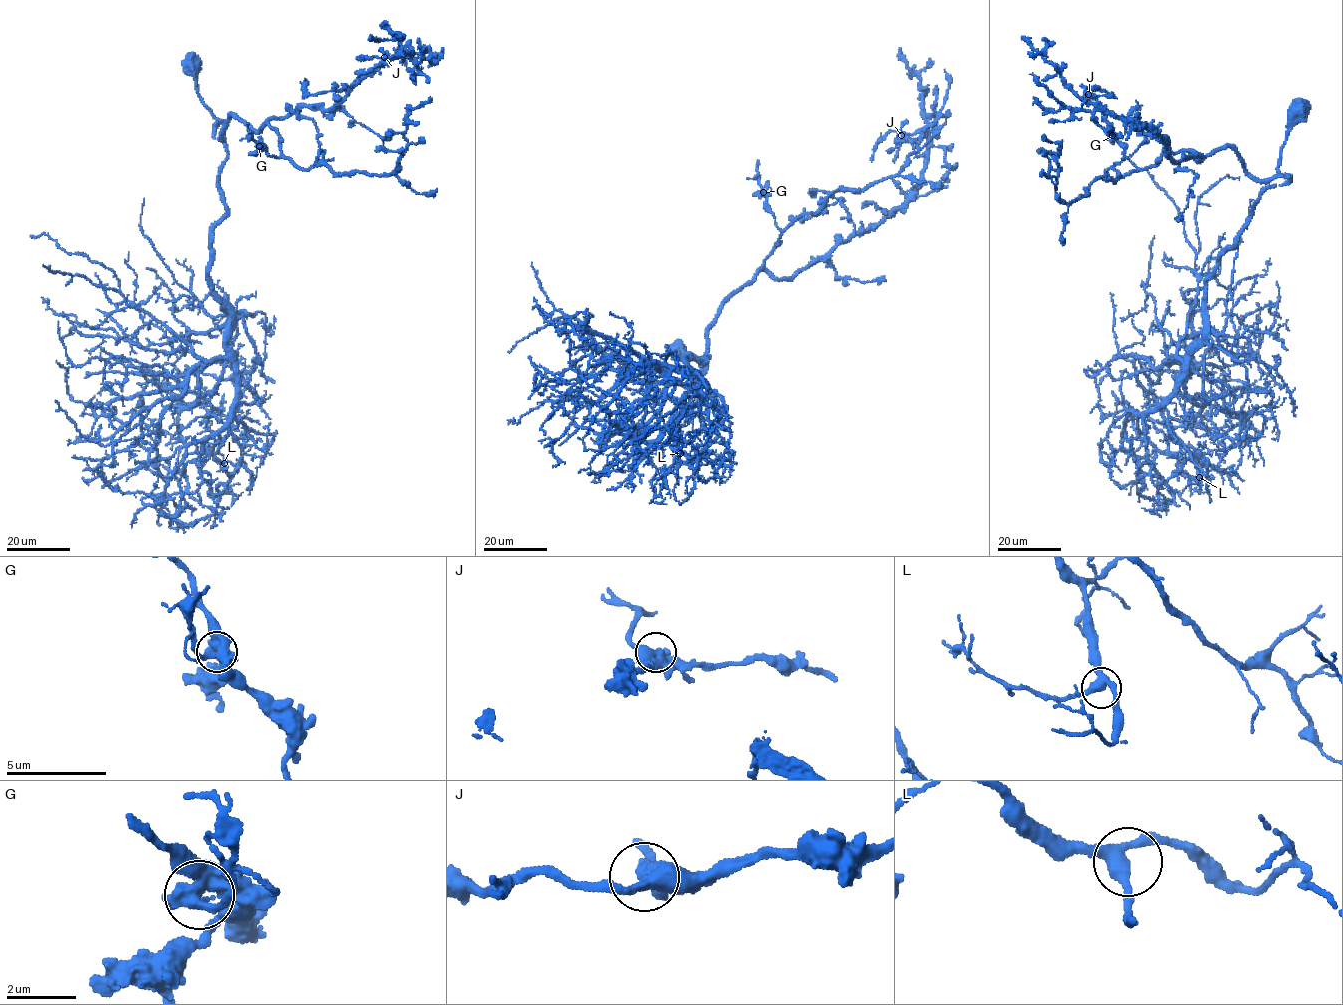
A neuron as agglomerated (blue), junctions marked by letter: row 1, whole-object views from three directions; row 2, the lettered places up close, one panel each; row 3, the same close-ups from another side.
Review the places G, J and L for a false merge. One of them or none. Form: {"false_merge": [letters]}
{"false_merge": []}

